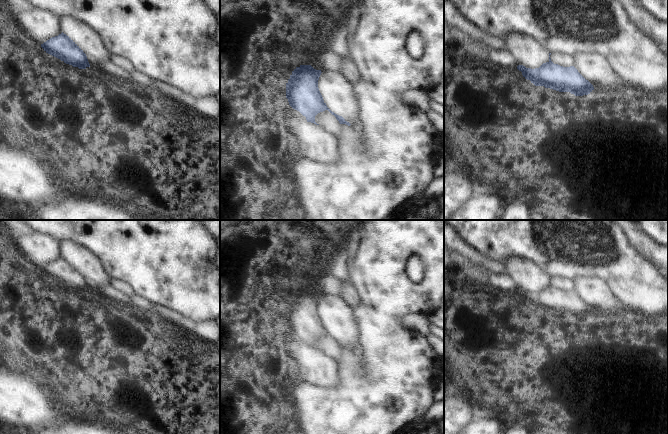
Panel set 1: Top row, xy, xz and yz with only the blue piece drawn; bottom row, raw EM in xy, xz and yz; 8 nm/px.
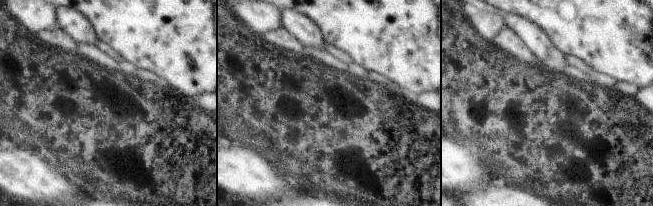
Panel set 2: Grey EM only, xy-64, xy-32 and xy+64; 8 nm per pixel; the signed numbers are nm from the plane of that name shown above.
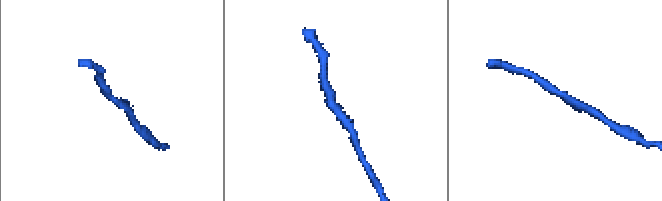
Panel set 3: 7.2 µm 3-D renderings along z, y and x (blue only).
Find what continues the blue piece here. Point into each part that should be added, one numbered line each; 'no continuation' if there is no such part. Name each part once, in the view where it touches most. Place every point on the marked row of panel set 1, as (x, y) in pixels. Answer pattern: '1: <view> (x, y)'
no continuation

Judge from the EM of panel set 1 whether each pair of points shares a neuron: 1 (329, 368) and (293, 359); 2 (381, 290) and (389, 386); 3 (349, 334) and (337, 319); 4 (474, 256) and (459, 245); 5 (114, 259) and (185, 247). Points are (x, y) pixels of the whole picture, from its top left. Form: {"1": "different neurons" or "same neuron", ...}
{"1": "same neuron", "2": "same neuron", "3": "same neuron", "4": "same neuron", "5": "same neuron"}

